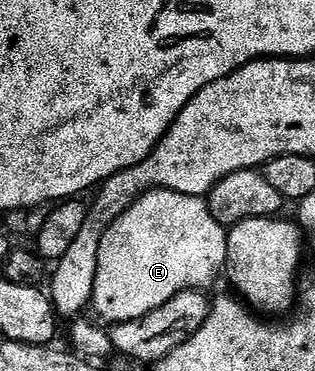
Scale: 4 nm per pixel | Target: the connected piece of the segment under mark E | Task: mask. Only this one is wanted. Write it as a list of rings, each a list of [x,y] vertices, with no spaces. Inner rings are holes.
[[[168,189],[147,191],[133,202],[123,217],[114,221],[107,233],[103,233],[93,286],[92,310],[97,310],[98,315],[112,325],[143,317],[181,291],[207,289],[224,270],[227,247],[228,230],[215,221],[208,202],[202,196],[175,193]]]

